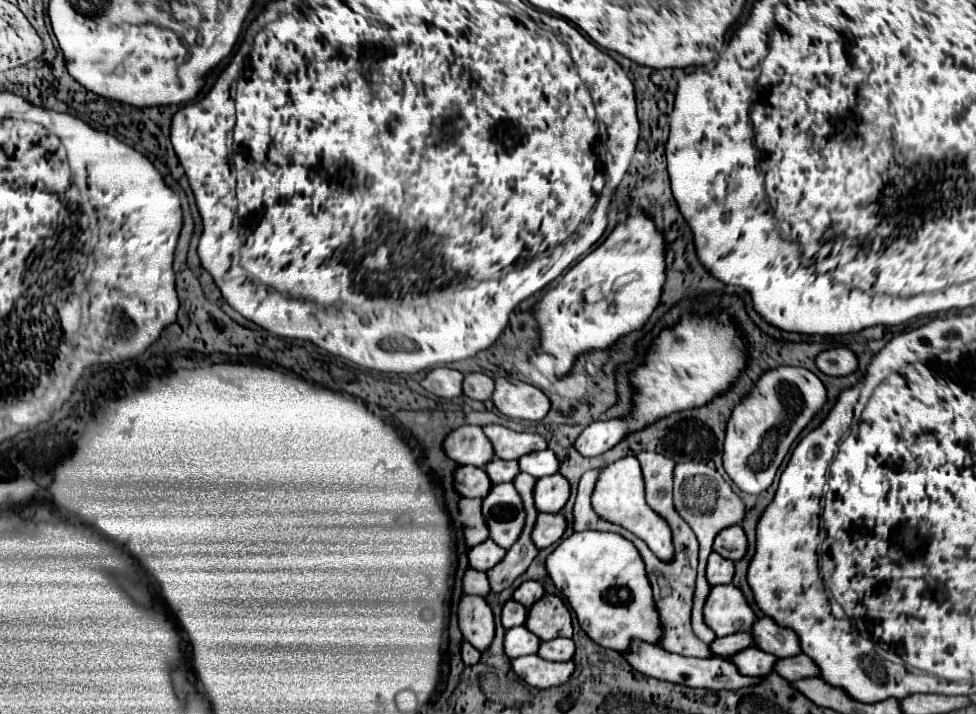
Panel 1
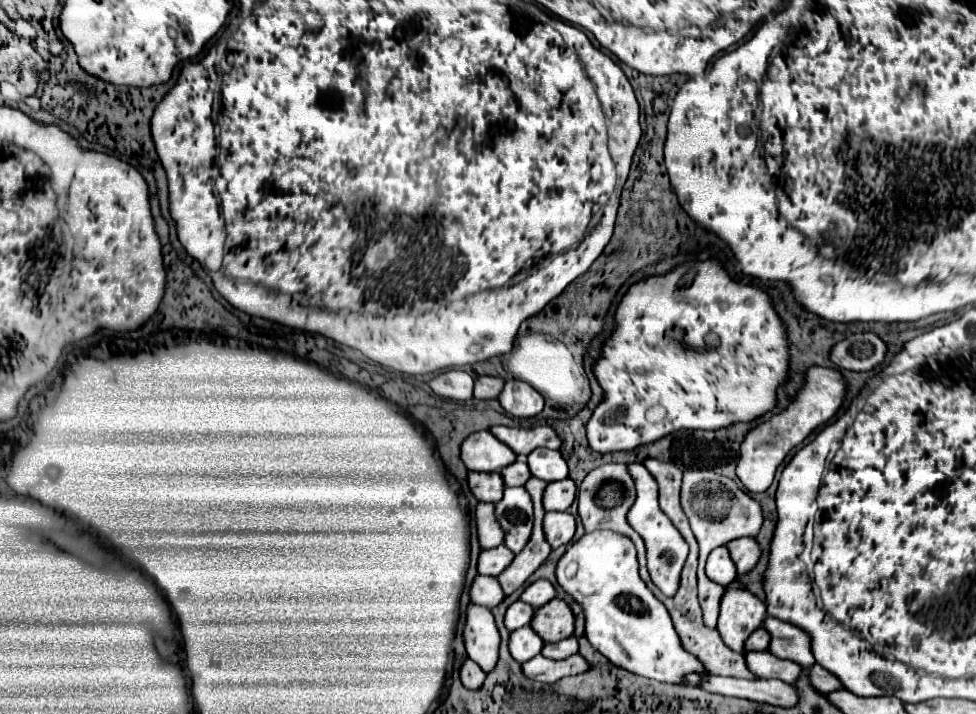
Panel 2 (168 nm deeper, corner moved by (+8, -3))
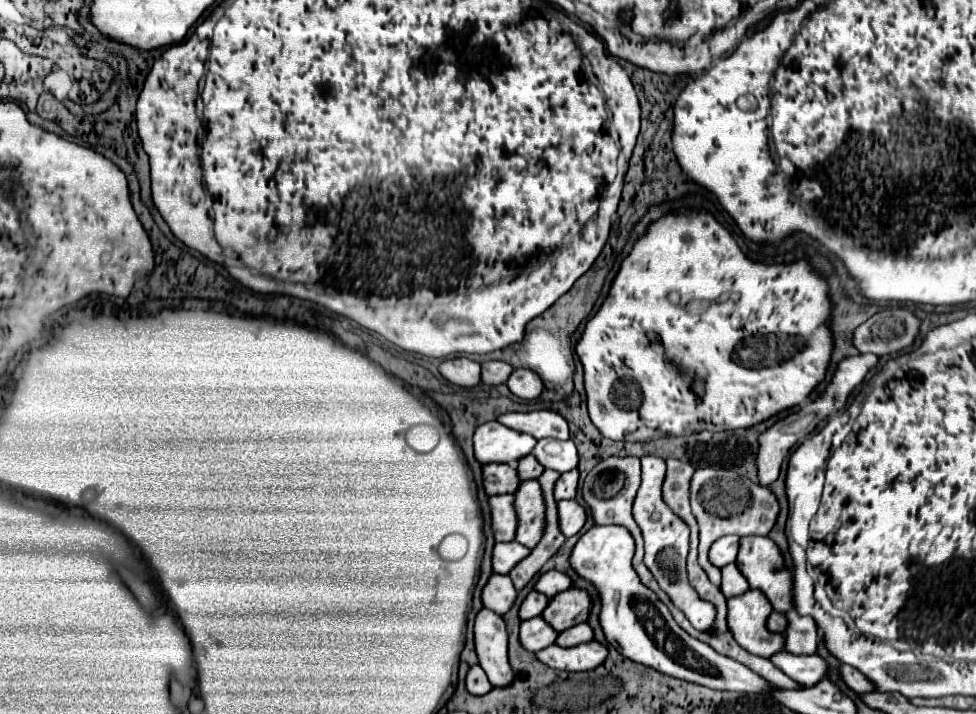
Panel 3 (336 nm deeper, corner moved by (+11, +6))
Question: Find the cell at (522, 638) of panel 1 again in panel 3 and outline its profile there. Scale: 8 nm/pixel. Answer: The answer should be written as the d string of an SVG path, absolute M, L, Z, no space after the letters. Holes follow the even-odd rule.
M533 617L533 619L521 623L519 639L527 651L537 653L555 643L557 631L551 625L547 625L547 621L543 617Z

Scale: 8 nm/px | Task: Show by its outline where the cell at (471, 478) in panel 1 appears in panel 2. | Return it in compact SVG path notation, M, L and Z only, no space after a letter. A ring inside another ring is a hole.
M468 472L468 488L480 502L498 502L504 492L504 482L498 472Z

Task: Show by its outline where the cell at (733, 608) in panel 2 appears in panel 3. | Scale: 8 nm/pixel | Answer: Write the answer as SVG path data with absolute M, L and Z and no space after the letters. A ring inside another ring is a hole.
M749 589L739 597L731 597L727 599L727 607L729 629L745 651L769 659L785 649L783 635L769 633L765 627L765 619L771 615L773 607L761 591Z

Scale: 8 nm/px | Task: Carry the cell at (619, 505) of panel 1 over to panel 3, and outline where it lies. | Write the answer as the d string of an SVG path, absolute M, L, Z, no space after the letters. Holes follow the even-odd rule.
M647 455L641 459L641 467L643 467L643 481L641 481L639 493L633 503L633 517L635 517L635 521L643 533L643 539L645 539L645 565L657 579L659 587L669 595L671 603L679 611L685 613L689 623L697 631L709 631L709 627L713 627L713 623L715 623L717 609L713 607L713 603L701 599L697 595L697 591L693 591L693 585L687 579L685 559L687 559L687 551L689 551L689 527L663 501L661 487L663 487L665 471L667 471L665 459Z

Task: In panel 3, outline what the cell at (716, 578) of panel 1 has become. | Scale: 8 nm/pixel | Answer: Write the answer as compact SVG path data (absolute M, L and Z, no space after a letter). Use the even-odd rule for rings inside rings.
M737 535L721 537L711 545L709 561L715 567L725 567L727 563L733 563L737 559L737 553L739 553L739 537Z

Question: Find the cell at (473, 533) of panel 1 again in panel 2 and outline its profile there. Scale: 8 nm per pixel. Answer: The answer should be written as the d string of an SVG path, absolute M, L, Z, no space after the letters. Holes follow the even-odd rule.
M480 502L476 506L476 528L478 528L478 544L482 548L496 548L504 540L504 532L494 518L494 504Z

